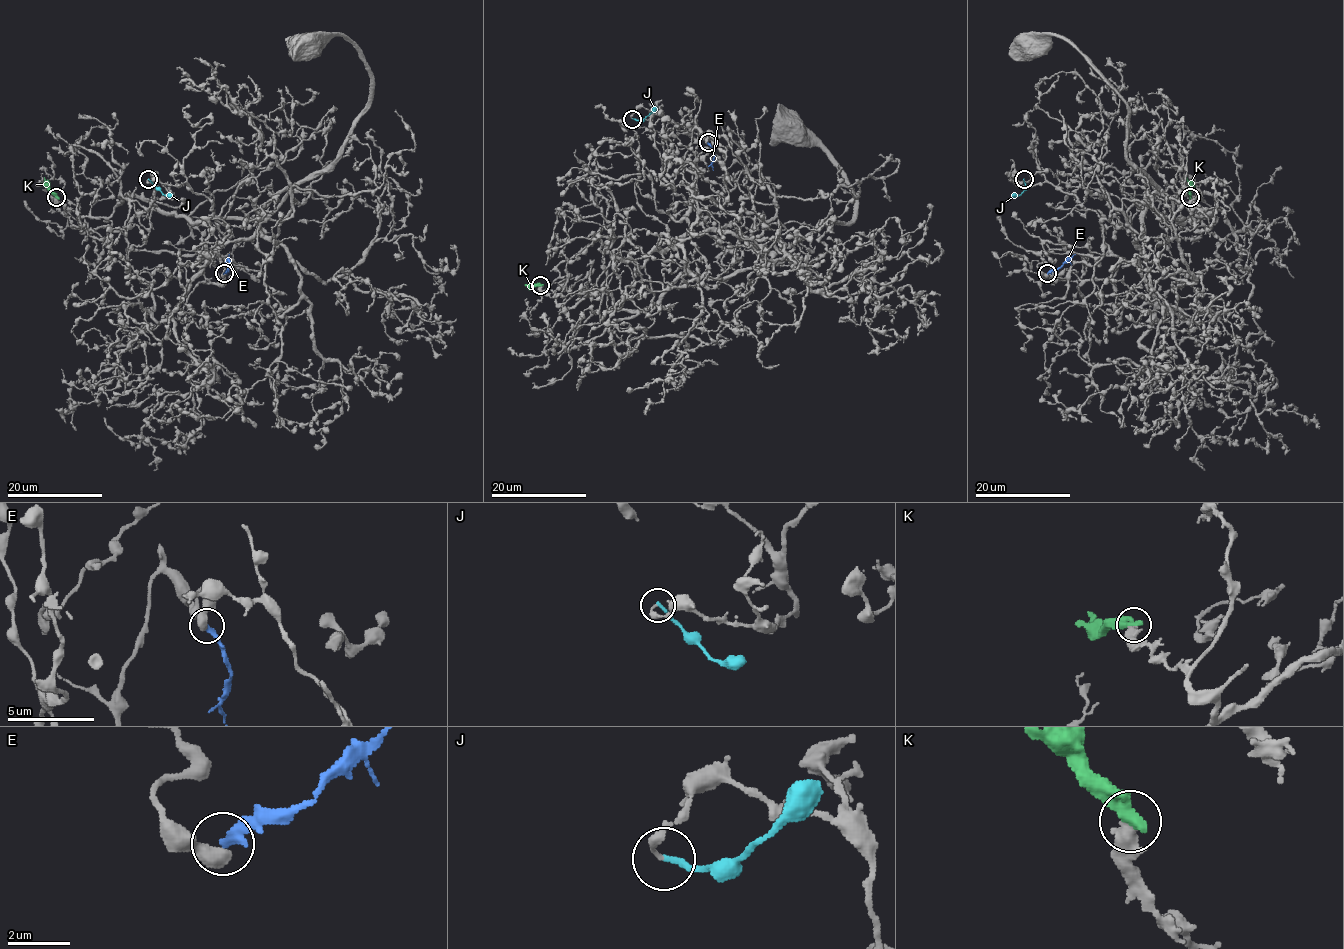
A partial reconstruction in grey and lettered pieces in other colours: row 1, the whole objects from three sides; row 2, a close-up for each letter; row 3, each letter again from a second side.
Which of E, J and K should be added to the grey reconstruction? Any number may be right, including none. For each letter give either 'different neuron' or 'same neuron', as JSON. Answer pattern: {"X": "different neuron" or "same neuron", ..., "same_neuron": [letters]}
{"E": "different neuron", "J": "different neuron", "K": "different neuron", "same_neuron": []}

